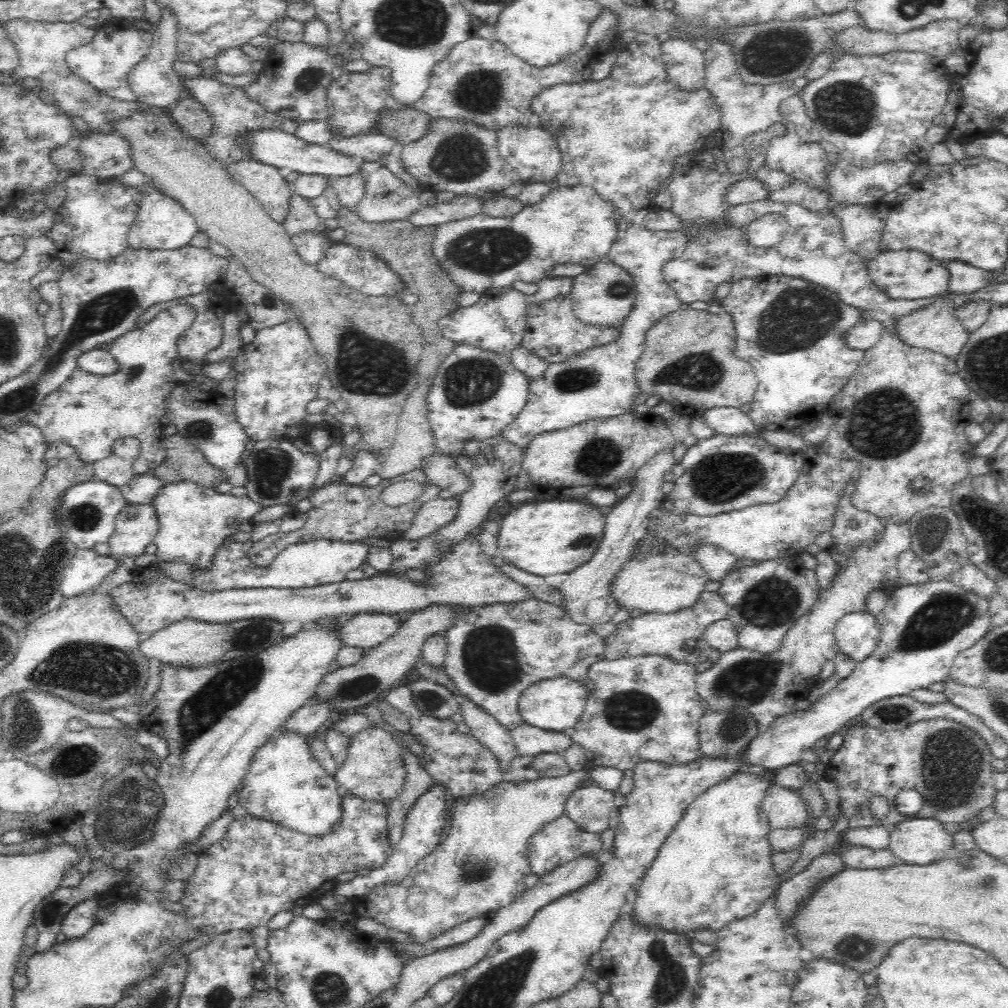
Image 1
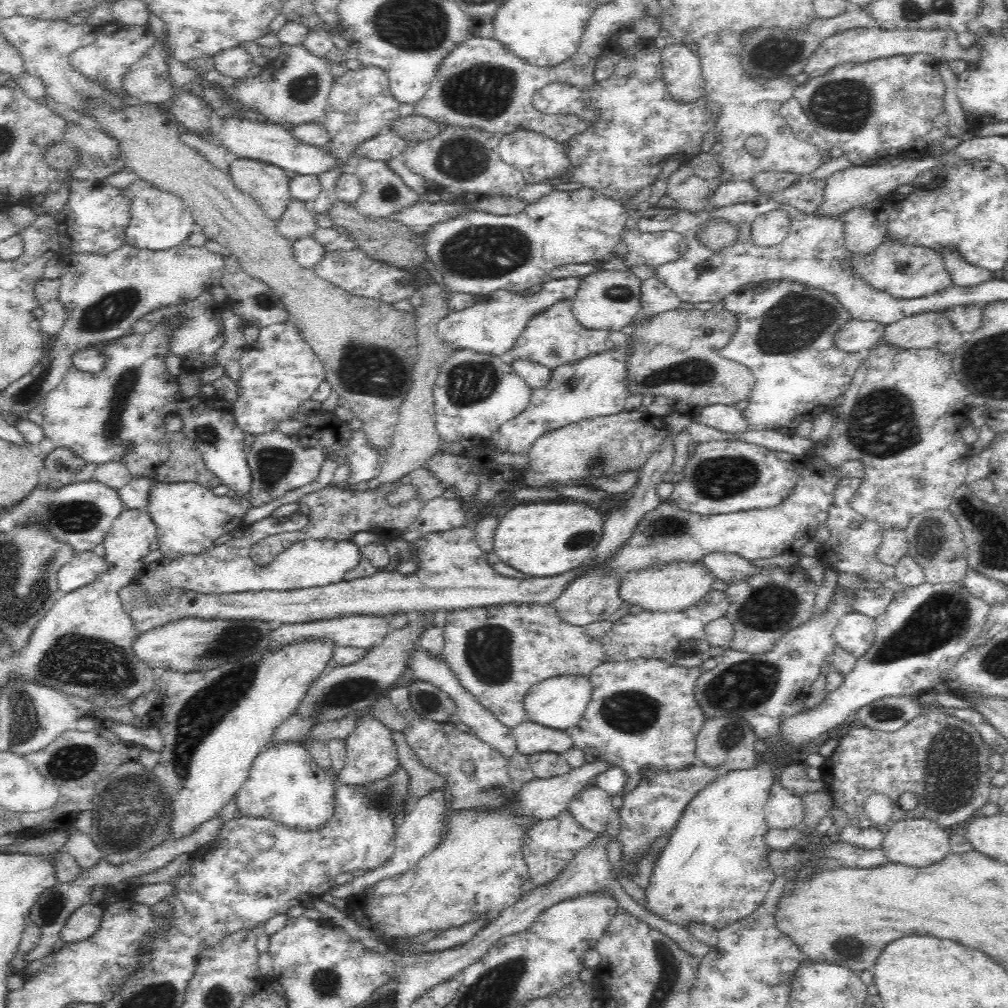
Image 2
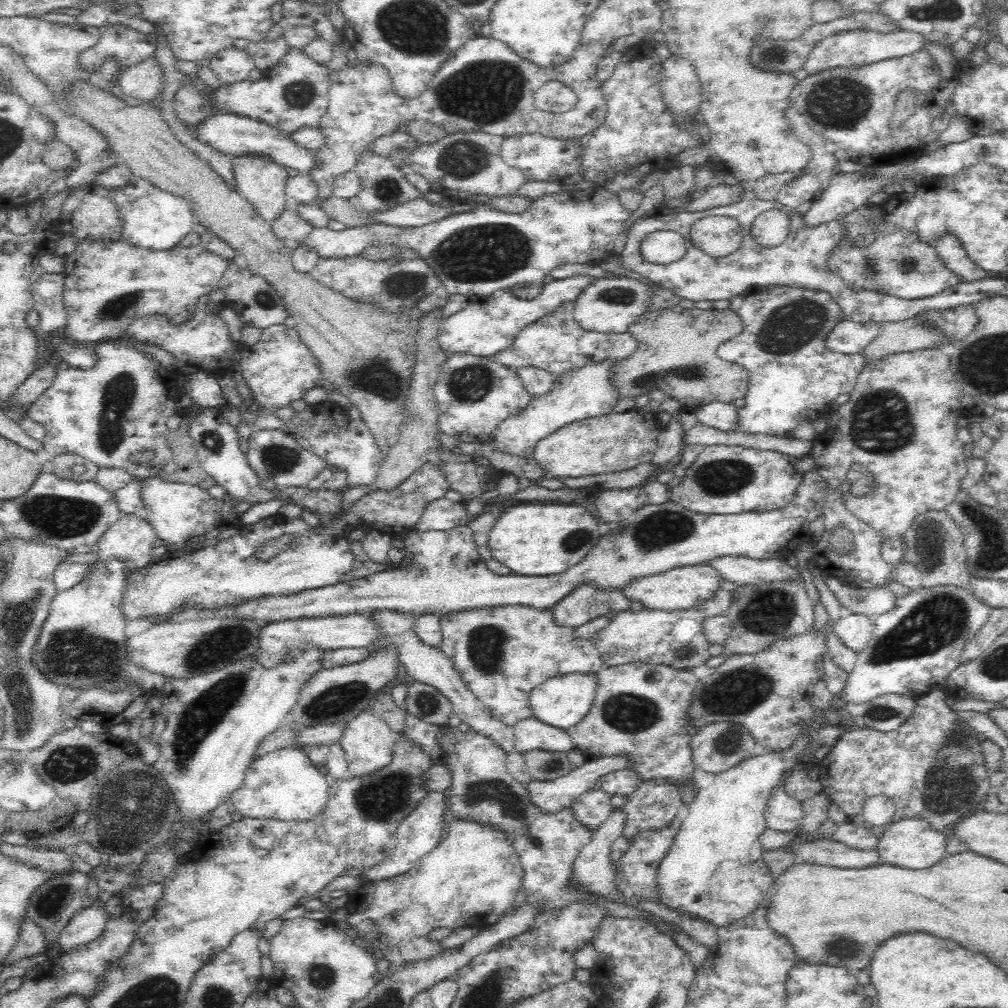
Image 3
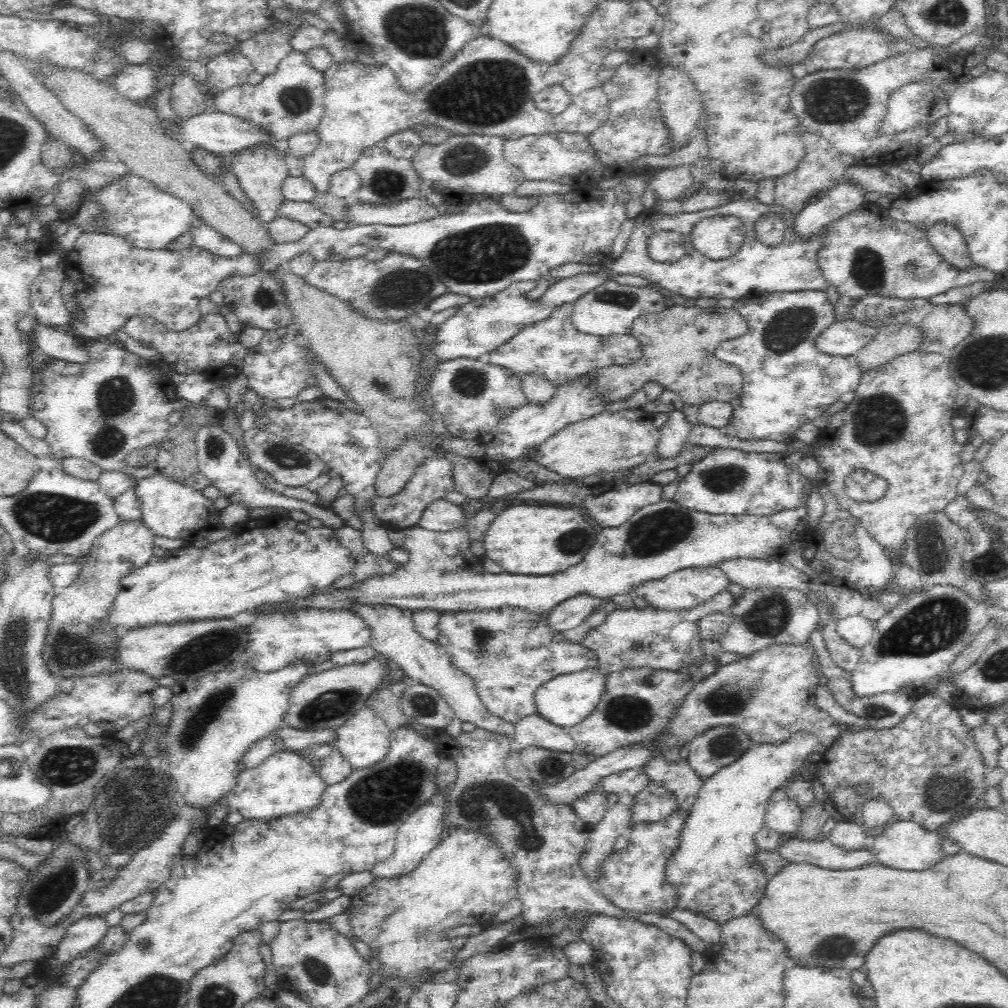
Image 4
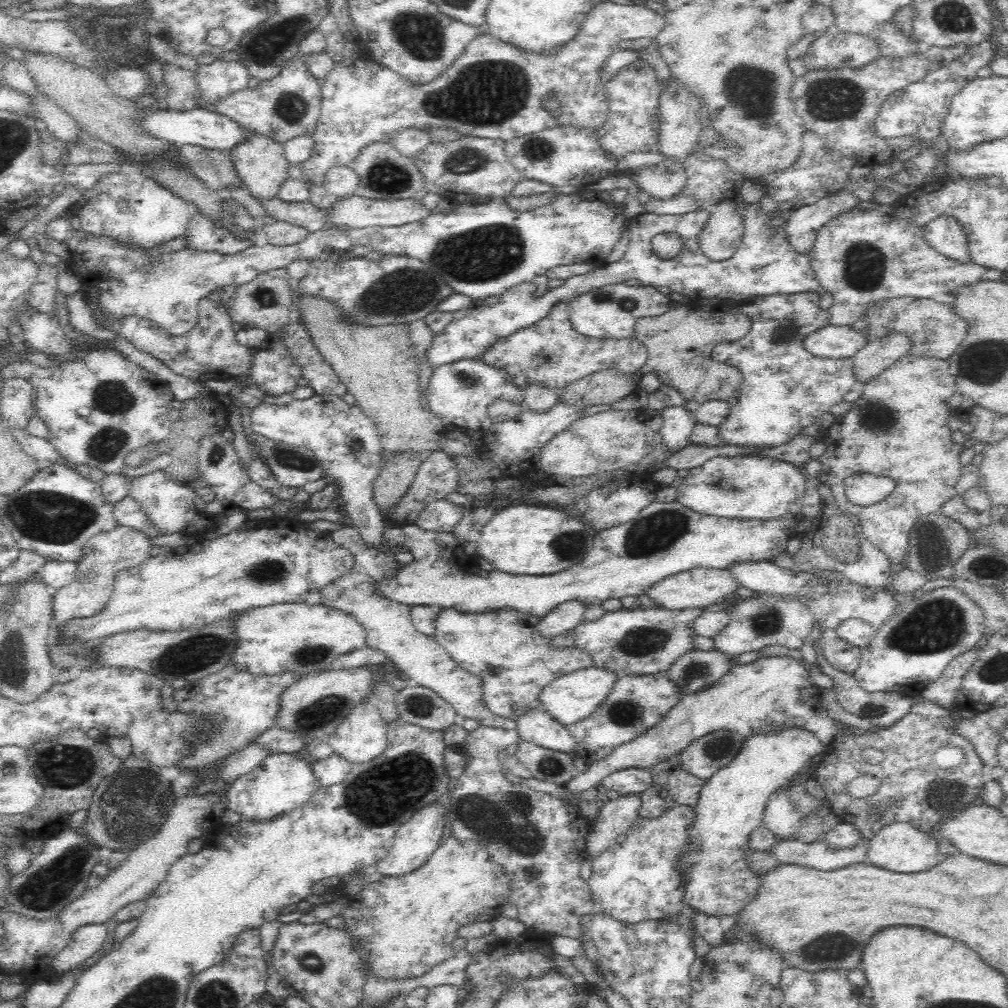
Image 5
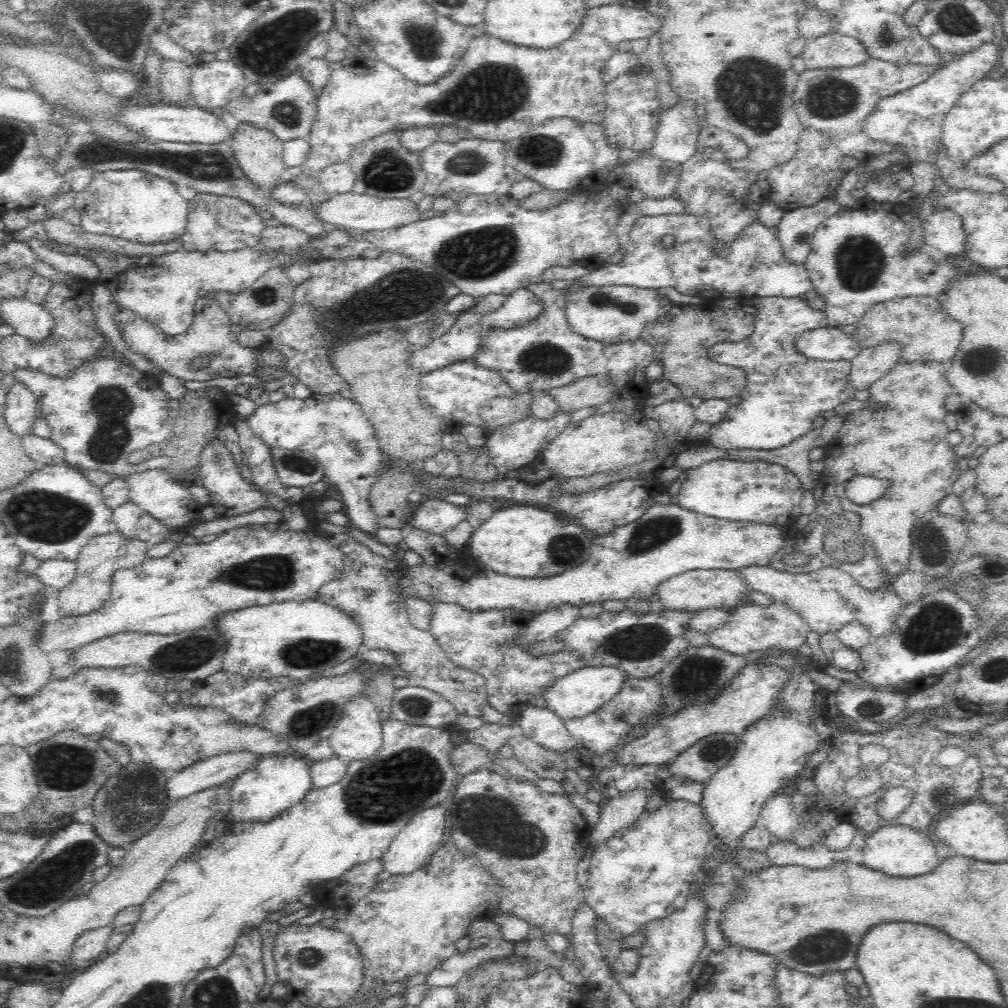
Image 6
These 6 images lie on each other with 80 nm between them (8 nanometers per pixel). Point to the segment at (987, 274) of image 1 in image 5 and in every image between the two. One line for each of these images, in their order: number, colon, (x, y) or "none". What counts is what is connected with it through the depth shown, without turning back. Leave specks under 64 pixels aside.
2: (963, 273)
3: (948, 246)
4: (947, 240)
5: (944, 234)

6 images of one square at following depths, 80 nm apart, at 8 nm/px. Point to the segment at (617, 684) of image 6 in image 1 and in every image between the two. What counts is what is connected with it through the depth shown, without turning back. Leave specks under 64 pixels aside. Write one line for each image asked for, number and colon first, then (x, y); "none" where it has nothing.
1: (556, 704)
2: (560, 703)
3: (563, 701)
4: (568, 699)
5: (572, 697)

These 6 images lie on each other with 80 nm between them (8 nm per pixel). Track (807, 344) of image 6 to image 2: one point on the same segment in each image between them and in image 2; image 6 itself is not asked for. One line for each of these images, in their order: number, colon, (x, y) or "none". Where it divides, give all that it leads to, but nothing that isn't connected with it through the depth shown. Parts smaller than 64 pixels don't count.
2: (853, 337)
3: (848, 337)
4: (844, 339)
5: (833, 342)

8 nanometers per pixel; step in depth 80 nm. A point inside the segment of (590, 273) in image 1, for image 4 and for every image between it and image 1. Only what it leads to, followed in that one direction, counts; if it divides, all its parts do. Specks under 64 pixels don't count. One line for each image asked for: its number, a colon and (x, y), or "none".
2: (607, 300)
3: (609, 305)
4: (609, 310)

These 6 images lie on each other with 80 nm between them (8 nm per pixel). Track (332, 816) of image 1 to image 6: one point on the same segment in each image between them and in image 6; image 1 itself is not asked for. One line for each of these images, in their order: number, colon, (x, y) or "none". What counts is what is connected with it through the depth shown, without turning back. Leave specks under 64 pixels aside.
2: (284, 784)
3: (285, 785)
4: (286, 783)
5: (283, 782)
6: (277, 782)

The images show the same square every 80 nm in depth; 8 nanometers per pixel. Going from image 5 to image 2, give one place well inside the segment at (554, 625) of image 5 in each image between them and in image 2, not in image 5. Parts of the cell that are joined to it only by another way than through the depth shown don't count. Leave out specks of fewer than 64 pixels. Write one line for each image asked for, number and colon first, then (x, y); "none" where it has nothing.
2: (594, 596)
3: (586, 602)
4: (570, 613)

